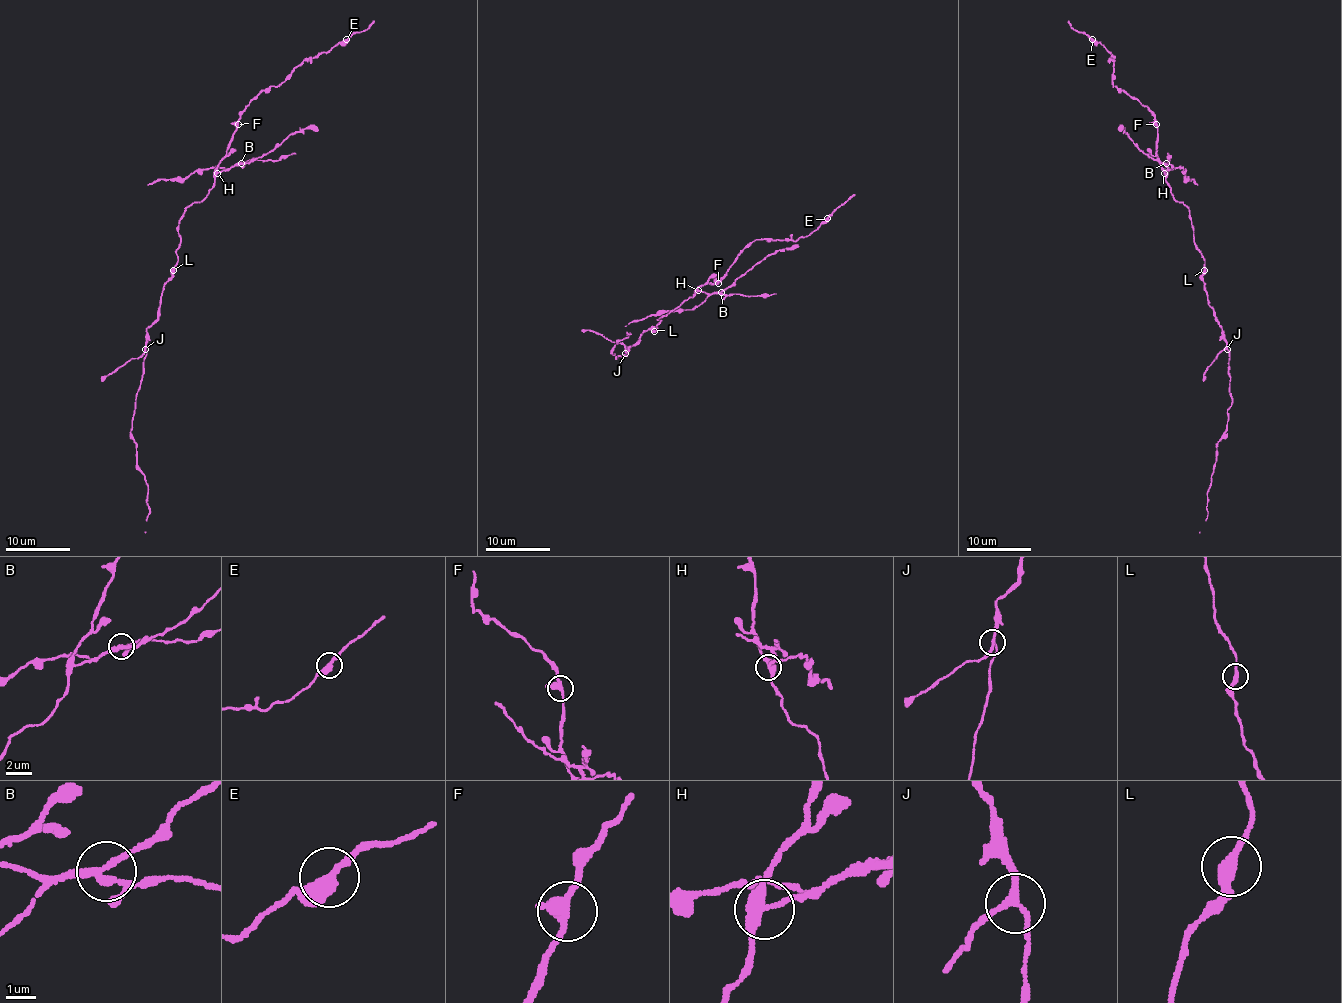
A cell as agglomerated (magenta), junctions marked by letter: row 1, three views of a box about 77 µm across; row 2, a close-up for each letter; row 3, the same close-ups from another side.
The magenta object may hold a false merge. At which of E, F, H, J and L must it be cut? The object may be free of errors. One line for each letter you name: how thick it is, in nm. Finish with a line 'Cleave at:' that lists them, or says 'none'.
H: 340 nm
Cleave at: H

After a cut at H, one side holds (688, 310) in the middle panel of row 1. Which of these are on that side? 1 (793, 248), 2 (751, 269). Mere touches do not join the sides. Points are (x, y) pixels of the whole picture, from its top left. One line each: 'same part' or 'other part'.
1: same part
2: same part

